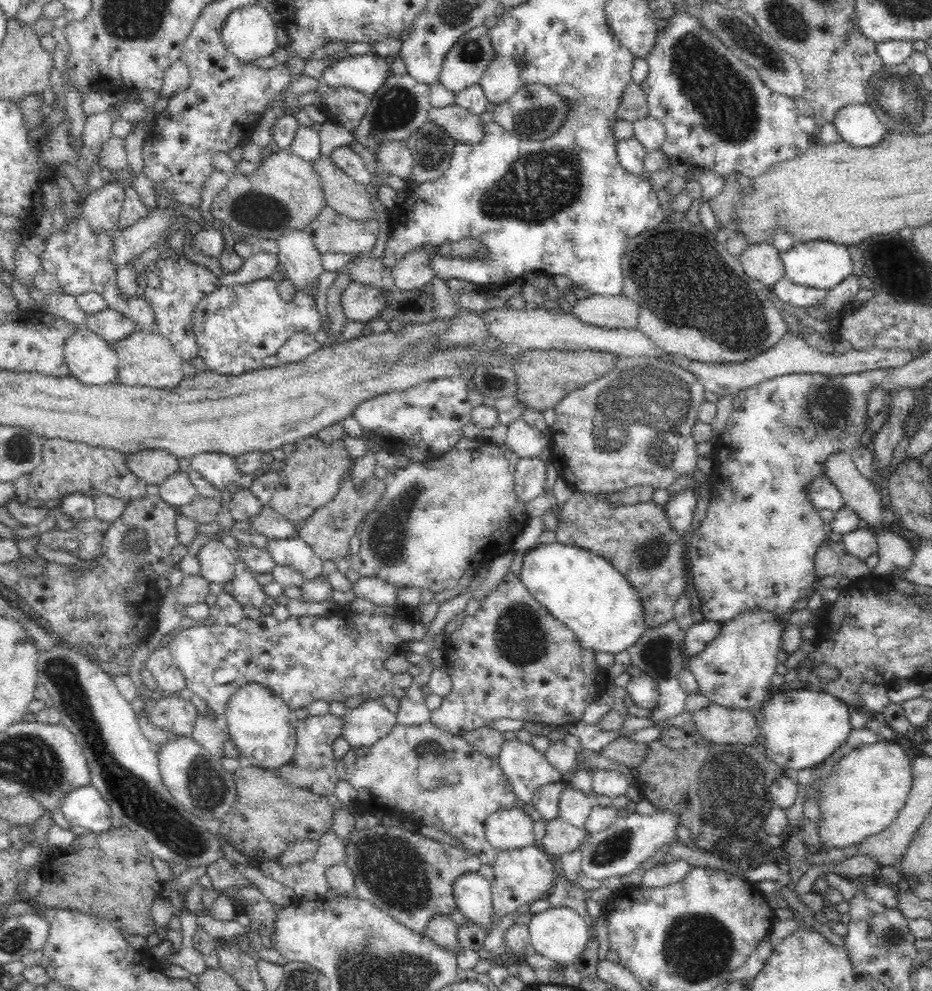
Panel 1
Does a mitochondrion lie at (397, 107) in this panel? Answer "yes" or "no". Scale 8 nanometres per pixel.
yes

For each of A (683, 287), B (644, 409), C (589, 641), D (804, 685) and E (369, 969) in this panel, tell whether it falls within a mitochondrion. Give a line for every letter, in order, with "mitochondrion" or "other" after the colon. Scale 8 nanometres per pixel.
A: mitochondrion
B: mitochondrion
C: other
D: other
E: mitochondrion

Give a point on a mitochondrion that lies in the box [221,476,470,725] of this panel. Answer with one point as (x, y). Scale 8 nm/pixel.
(388, 537)

